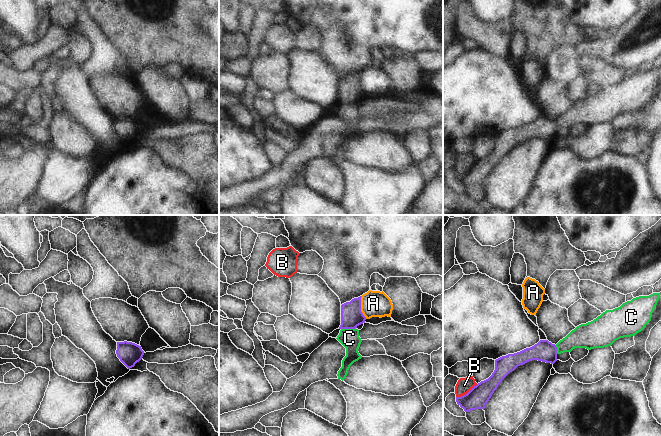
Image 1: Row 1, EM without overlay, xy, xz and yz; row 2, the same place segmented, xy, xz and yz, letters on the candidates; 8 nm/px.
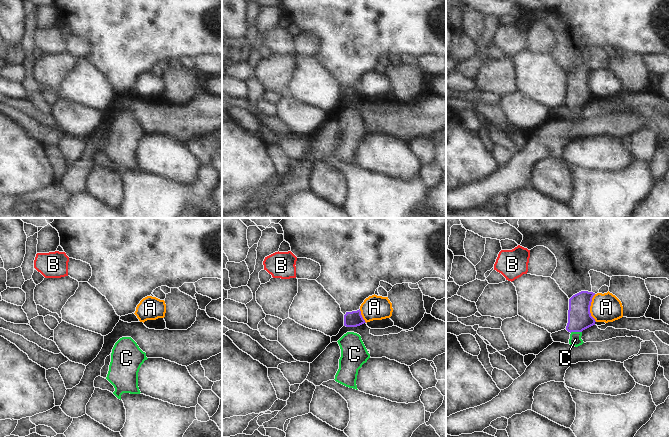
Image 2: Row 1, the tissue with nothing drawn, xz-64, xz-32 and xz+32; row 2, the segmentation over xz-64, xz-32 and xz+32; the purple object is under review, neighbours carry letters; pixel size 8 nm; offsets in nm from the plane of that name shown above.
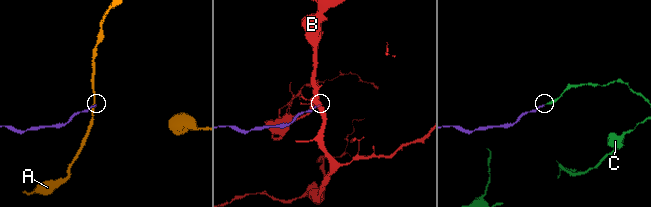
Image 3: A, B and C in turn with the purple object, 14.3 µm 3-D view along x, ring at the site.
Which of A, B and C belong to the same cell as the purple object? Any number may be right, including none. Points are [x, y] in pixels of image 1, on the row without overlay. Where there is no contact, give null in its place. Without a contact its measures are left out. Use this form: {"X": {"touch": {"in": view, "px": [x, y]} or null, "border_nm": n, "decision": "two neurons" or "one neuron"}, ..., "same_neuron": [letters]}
{"A": {"touch": {"in": "xz", "px": [360, 83]}, "border_nm": 190, "decision": "two neurons"}, "B": {"touch": {"in": "yz", "px": [467, 169]}, "border_nm": 200, "decision": "two neurons"}, "C": {"touch": {"in": "xz", "px": [348, 104]}, "border_nm": 120, "decision": "one neuron"}, "same_neuron": ["C"]}

